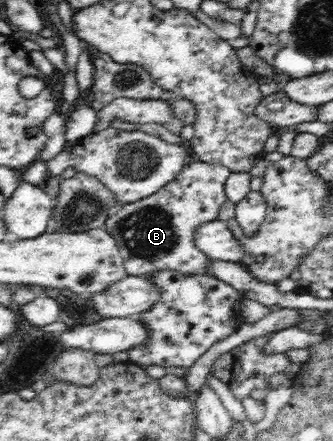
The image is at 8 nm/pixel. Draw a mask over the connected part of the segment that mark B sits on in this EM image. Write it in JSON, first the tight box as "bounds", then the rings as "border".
{"bounds":[102,158,231,277],"border":[[[193,158],[170,183],[155,194],[134,203],[121,204],[116,213],[110,214],[104,220],[102,228],[116,240],[127,275],[141,276],[155,271],[176,270],[182,274],[200,273],[208,277],[207,265],[212,259],[195,248],[193,235],[196,227],[217,219],[218,210],[227,200],[224,183],[230,174],[231,171],[224,166]]]}

